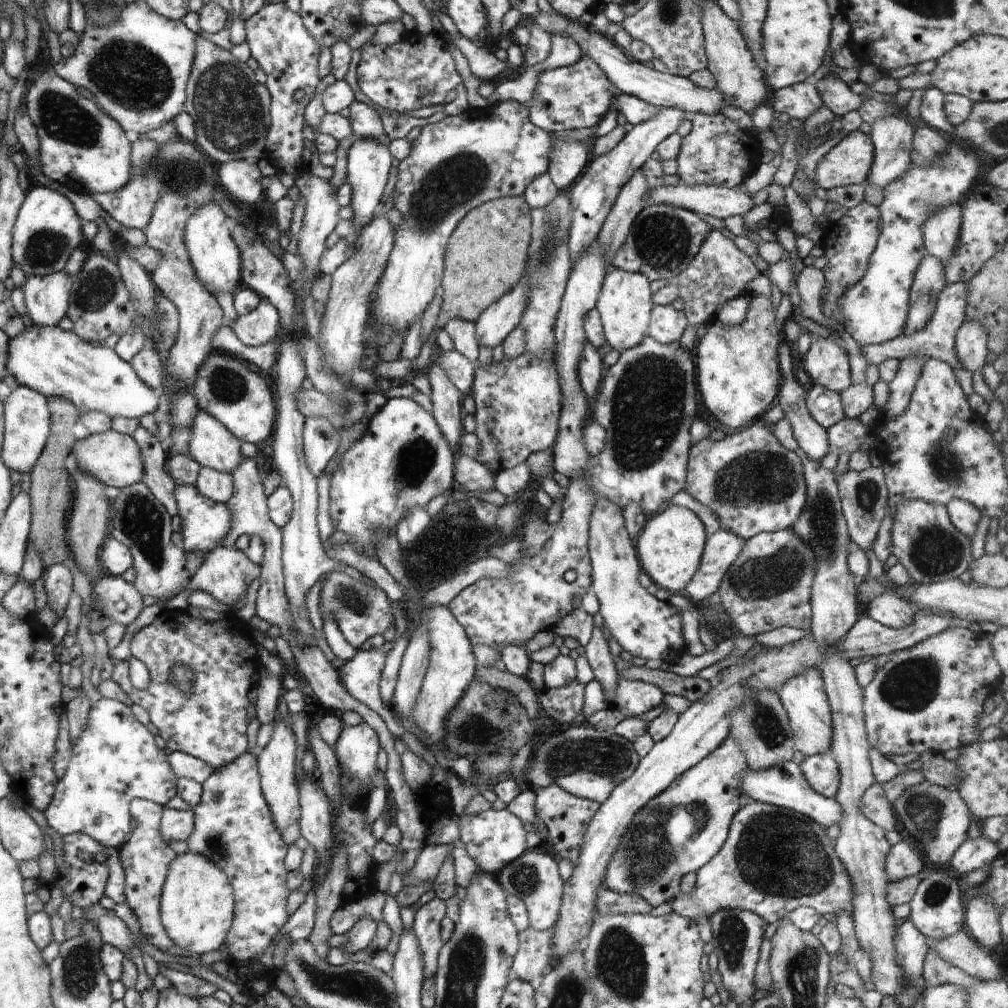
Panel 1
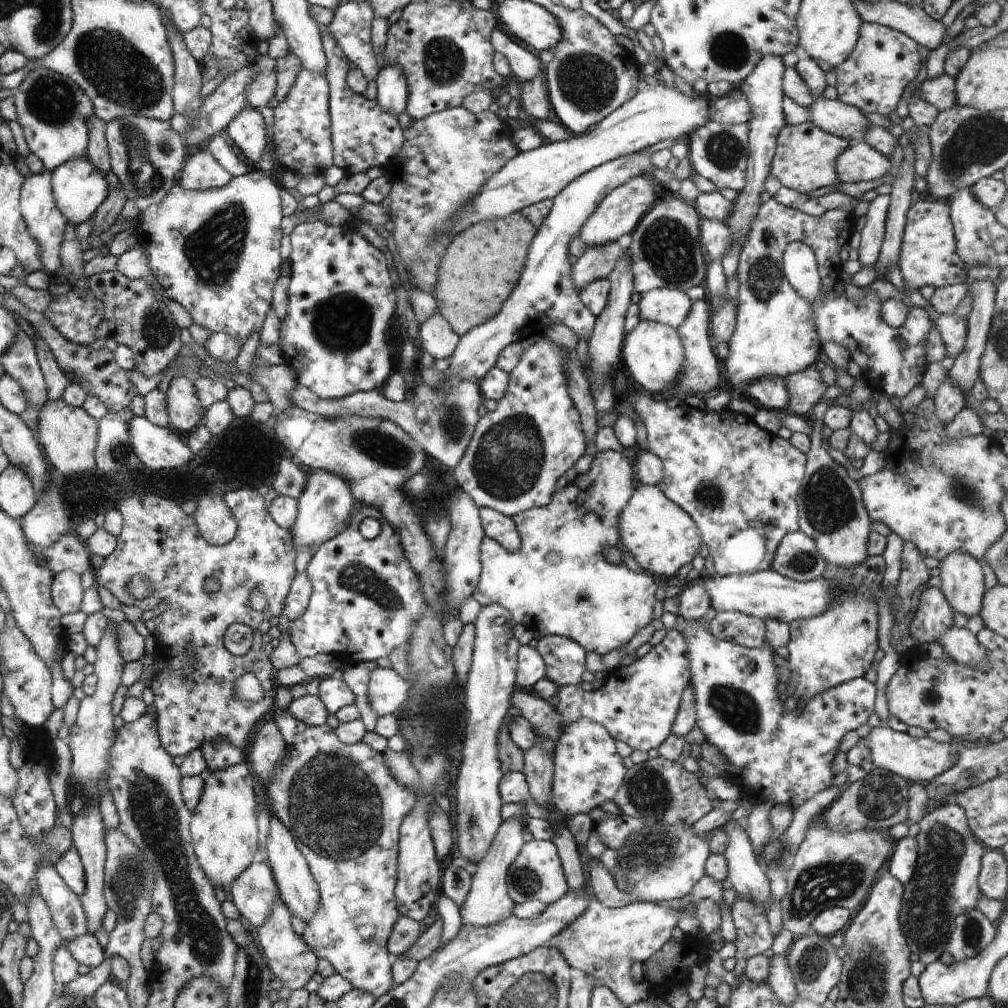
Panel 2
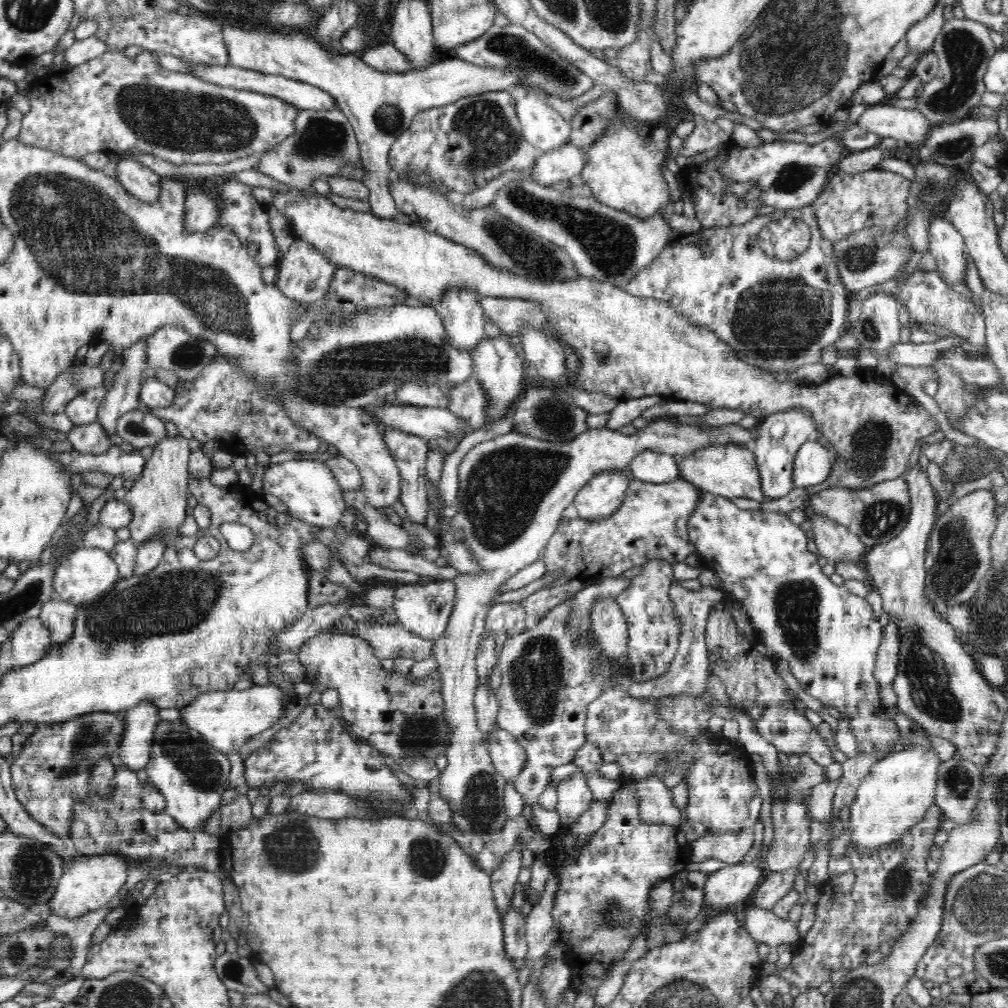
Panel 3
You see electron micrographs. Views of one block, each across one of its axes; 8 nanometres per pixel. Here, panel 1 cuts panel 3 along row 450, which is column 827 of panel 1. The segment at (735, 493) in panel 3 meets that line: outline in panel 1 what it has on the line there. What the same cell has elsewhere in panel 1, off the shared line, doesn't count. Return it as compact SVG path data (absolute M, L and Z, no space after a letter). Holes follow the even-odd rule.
M816 669L787 680L776 693L789 716L794 748L804 756L829 754L833 743L833 714L824 688L824 679Z

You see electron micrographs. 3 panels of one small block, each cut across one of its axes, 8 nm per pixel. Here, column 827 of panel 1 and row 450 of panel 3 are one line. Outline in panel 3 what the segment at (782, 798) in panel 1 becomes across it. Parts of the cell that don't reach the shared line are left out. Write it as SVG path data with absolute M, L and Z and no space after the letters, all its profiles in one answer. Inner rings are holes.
M809 438L795 454L793 486L806 488L824 482L833 469L833 454L819 441Z

